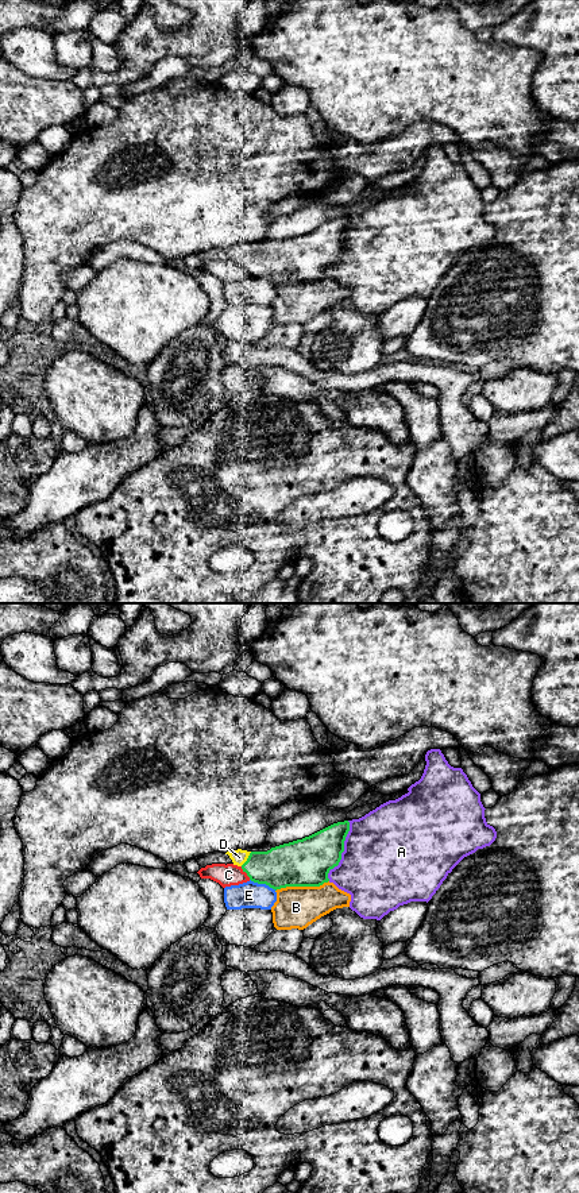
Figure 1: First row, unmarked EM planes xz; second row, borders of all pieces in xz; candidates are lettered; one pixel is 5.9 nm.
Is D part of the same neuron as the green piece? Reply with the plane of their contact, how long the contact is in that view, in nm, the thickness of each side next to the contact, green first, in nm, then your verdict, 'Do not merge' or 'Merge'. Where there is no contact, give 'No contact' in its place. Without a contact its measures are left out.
Touches green in xz. Shared border 110 nm. Thickness 260 nm (green) against 90 nm. Merge

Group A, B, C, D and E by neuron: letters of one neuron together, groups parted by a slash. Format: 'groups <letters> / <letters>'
groups A C / B / D / E

